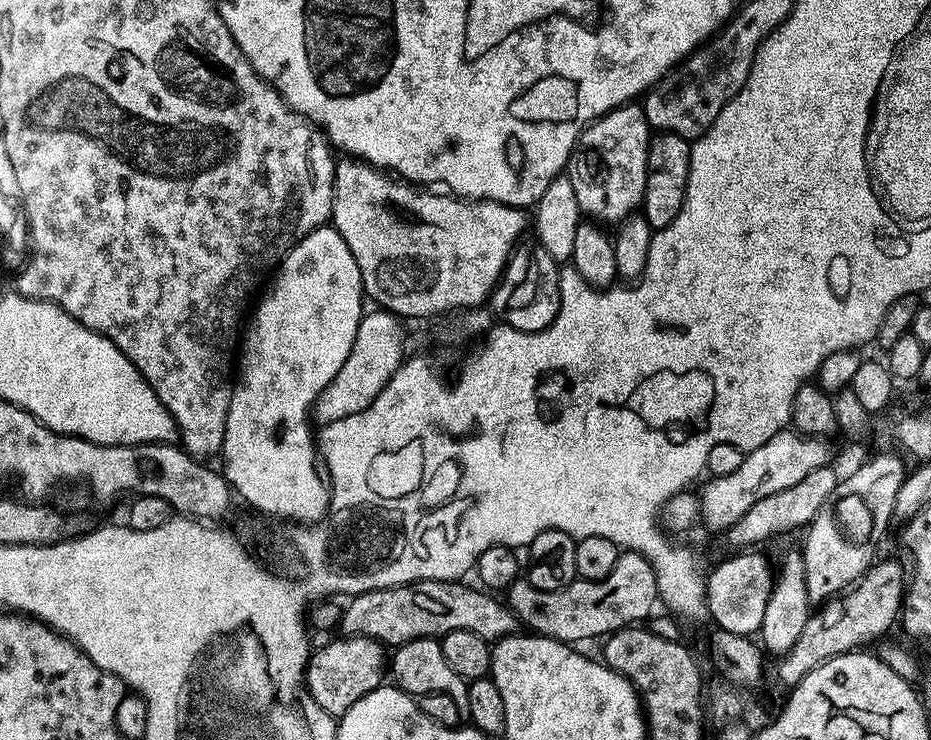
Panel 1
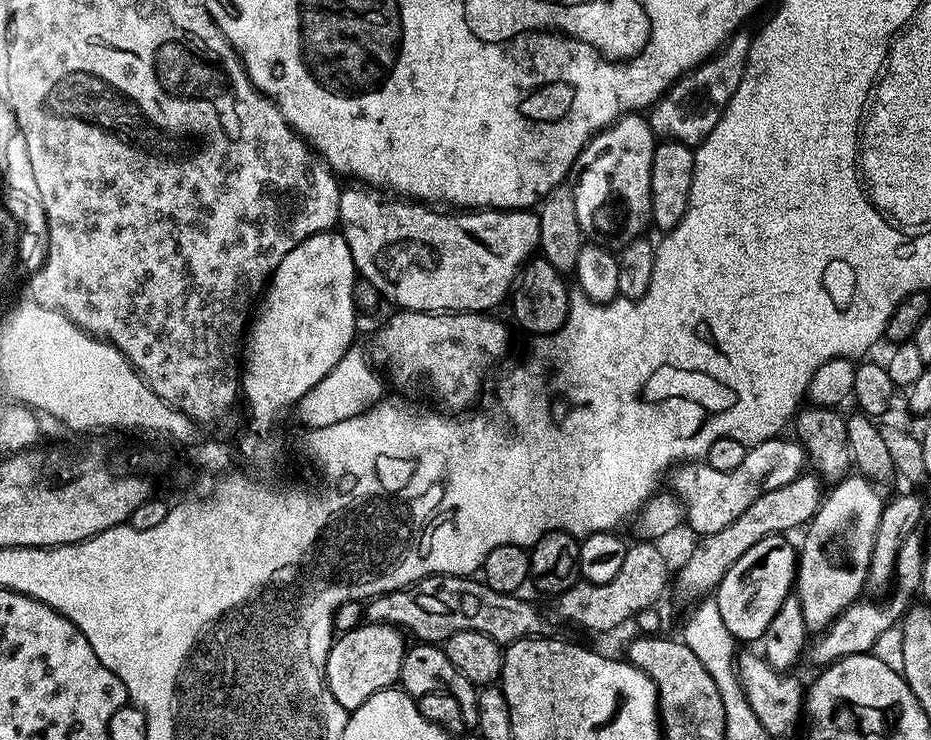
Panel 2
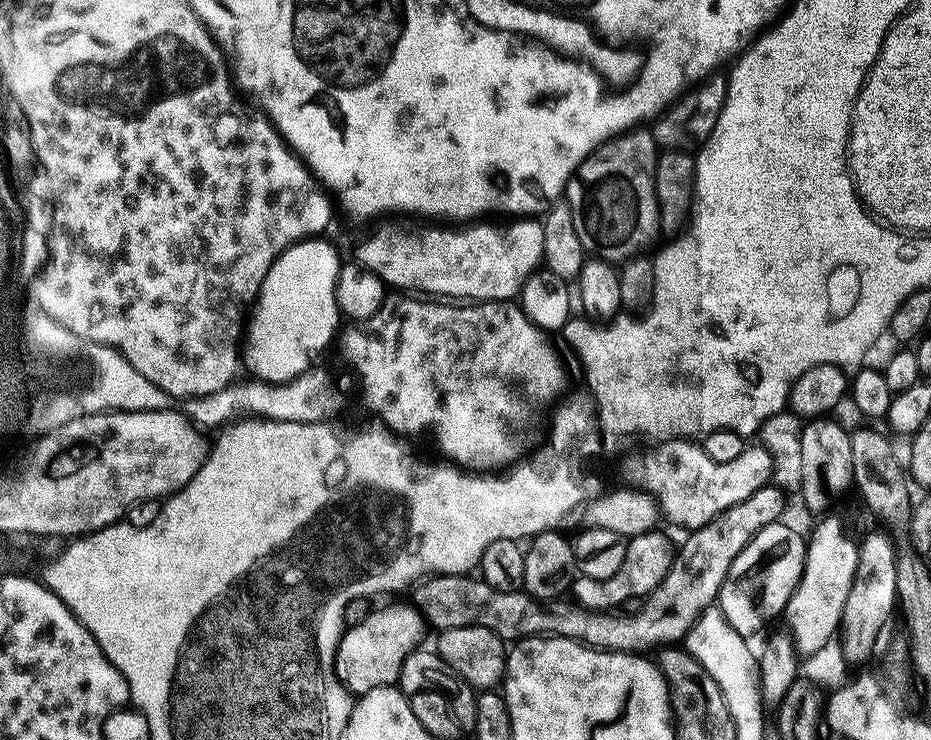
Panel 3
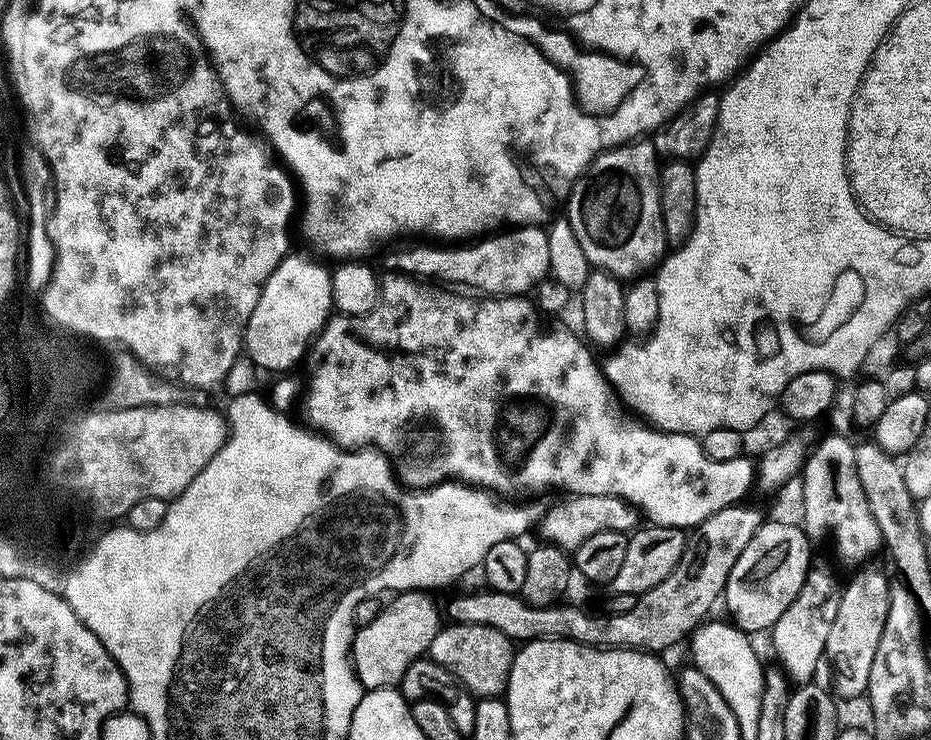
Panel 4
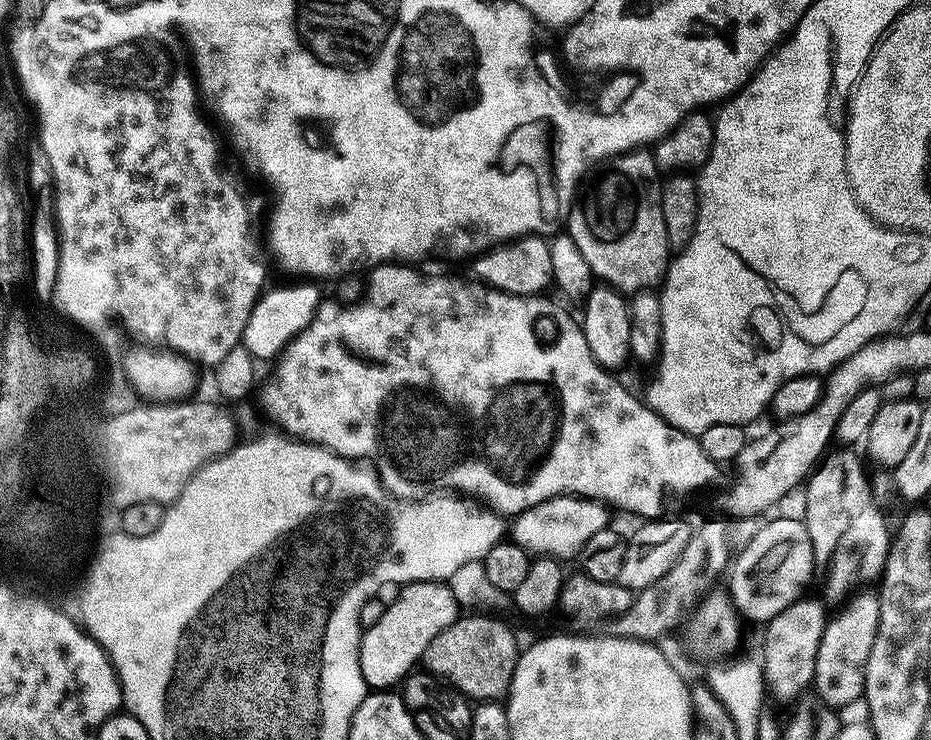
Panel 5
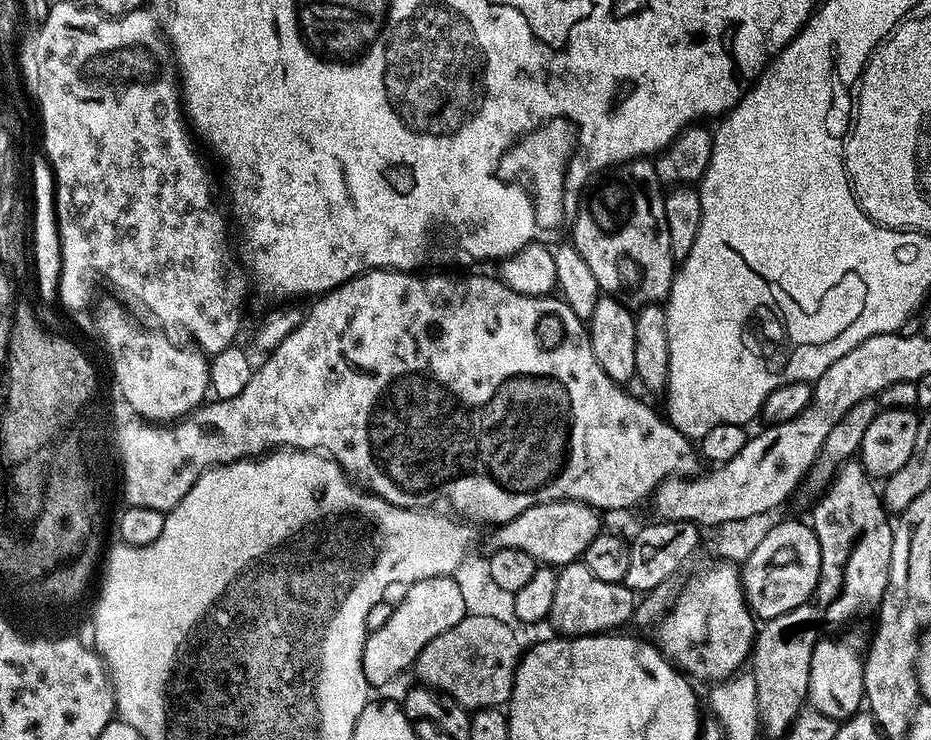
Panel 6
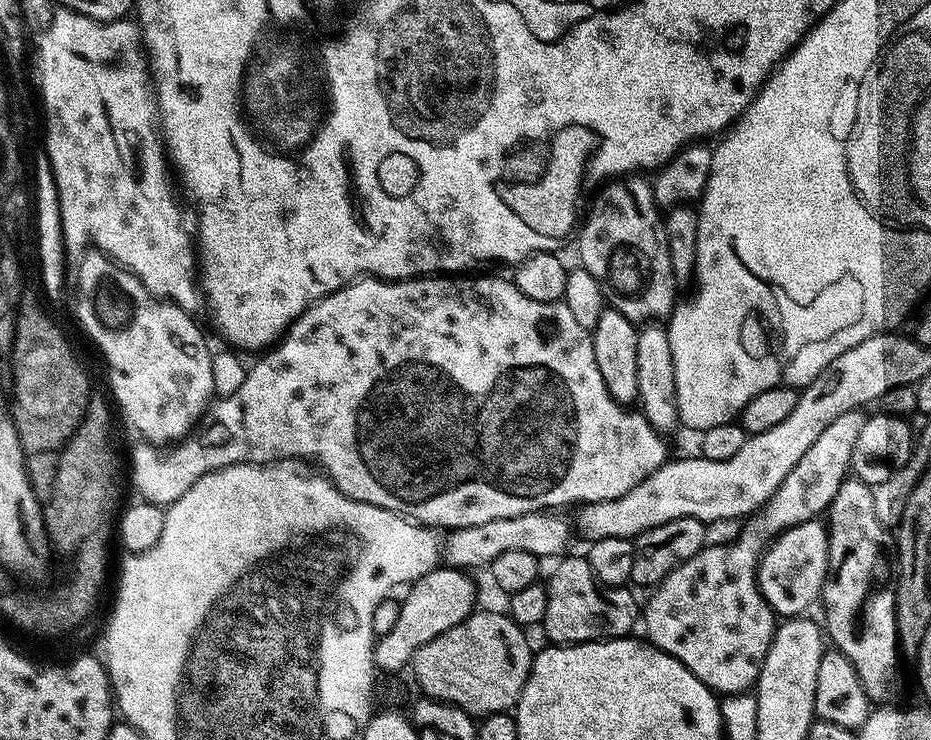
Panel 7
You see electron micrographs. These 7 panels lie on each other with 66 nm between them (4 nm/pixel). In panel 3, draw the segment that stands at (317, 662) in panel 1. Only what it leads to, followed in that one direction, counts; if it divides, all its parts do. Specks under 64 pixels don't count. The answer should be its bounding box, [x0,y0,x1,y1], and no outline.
[336,603,425,694]

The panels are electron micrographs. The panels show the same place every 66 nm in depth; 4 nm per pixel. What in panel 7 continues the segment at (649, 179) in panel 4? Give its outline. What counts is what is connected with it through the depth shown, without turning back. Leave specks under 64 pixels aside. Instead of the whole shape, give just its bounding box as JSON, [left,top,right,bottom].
[578,174,678,326]

